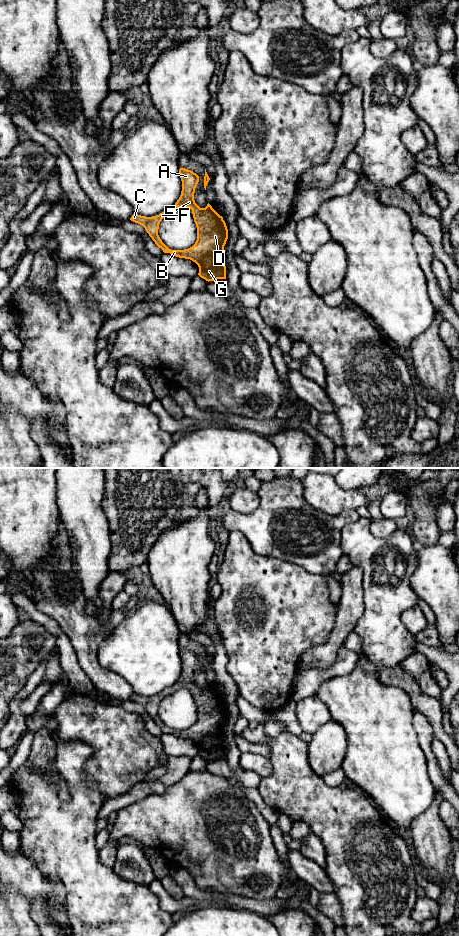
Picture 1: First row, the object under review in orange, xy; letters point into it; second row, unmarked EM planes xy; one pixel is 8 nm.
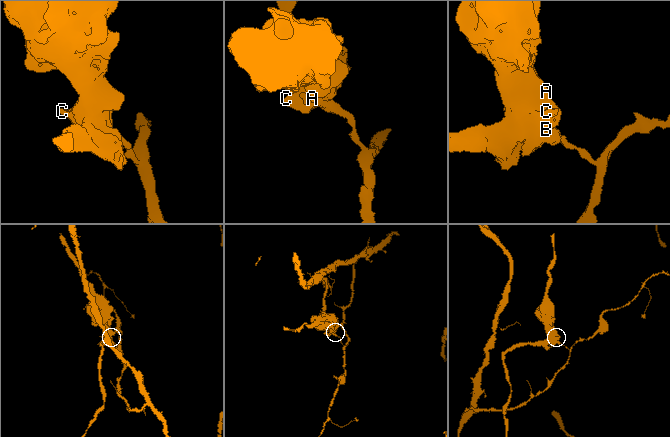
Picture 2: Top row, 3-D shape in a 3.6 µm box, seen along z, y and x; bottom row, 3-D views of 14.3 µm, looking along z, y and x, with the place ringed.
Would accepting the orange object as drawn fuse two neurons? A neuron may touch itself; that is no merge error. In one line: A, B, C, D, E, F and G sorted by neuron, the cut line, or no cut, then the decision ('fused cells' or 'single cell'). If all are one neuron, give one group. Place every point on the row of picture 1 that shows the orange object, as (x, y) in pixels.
groups A B C D E F / G; cut xy (222, 259), (218, 260), (206, 256), (198, 265); fused cells

